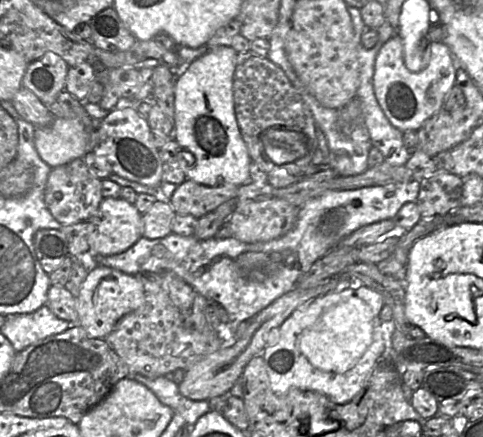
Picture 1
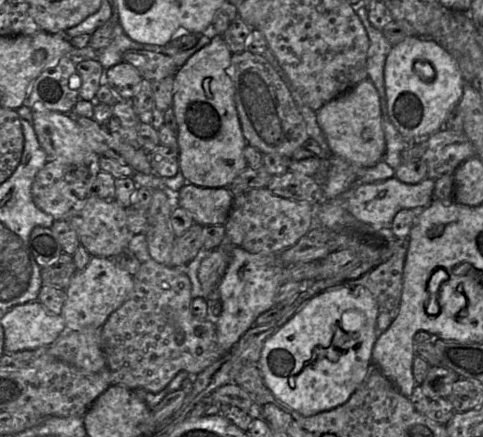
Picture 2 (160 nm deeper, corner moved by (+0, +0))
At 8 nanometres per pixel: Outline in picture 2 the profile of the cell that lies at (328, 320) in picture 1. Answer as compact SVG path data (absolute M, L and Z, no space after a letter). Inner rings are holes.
M363 286L339 287L313 297L265 341L258 361L264 384L277 400L303 416L343 405L372 364L379 313L376 299Z

